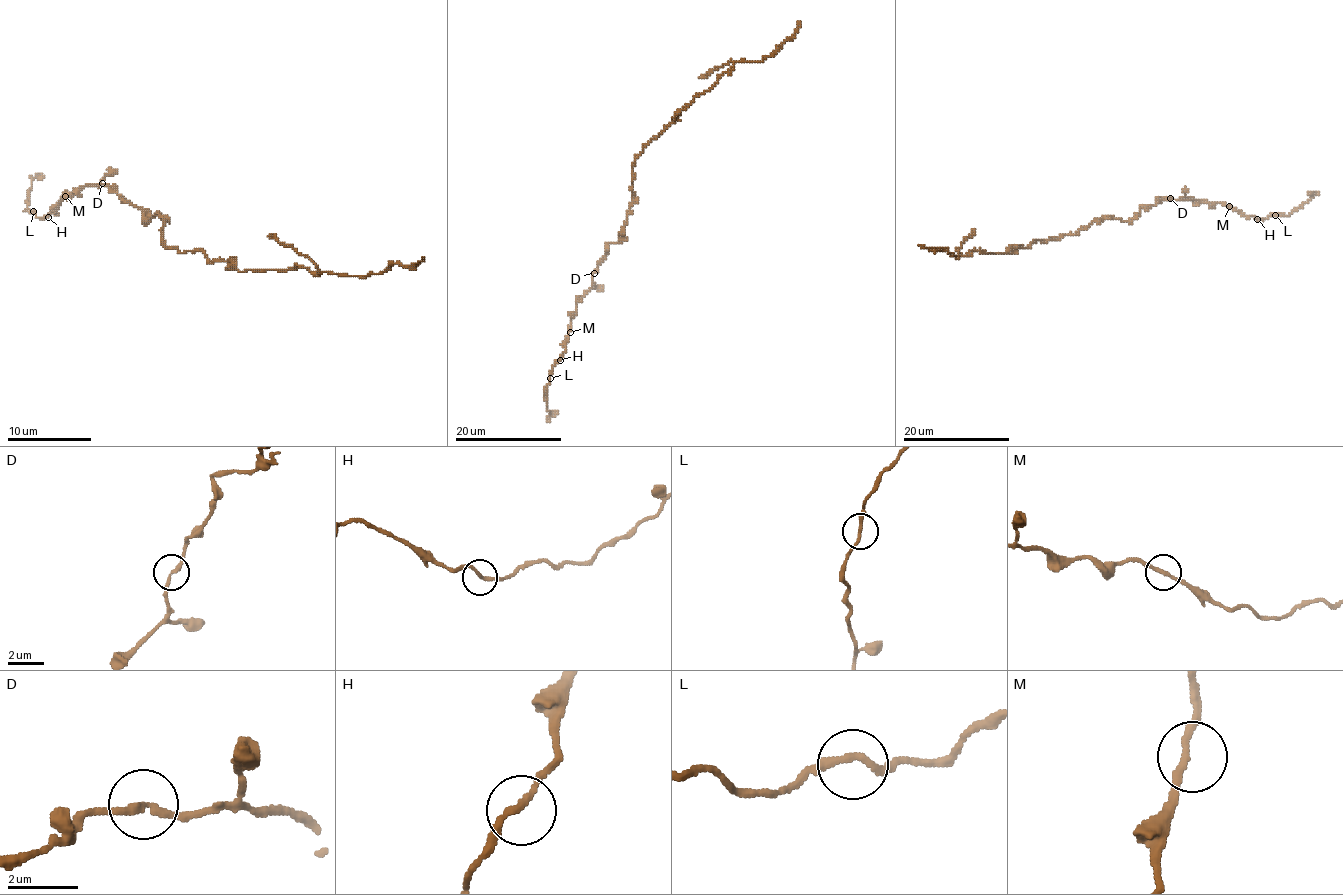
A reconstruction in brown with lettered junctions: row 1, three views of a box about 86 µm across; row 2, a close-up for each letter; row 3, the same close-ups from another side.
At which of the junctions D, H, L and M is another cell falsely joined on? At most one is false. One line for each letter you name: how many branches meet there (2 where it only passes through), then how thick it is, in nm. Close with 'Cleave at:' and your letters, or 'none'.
Cleave at: none

